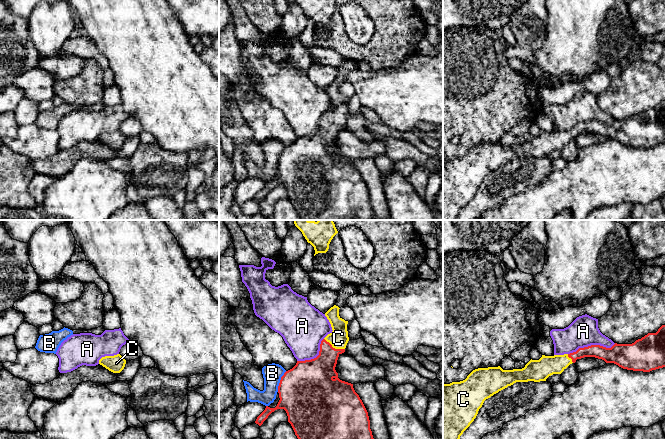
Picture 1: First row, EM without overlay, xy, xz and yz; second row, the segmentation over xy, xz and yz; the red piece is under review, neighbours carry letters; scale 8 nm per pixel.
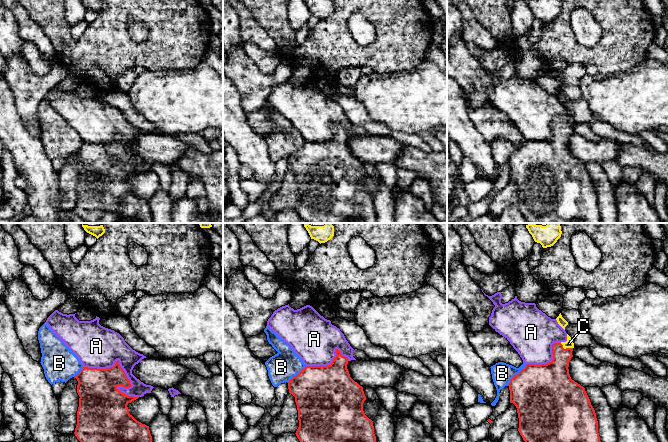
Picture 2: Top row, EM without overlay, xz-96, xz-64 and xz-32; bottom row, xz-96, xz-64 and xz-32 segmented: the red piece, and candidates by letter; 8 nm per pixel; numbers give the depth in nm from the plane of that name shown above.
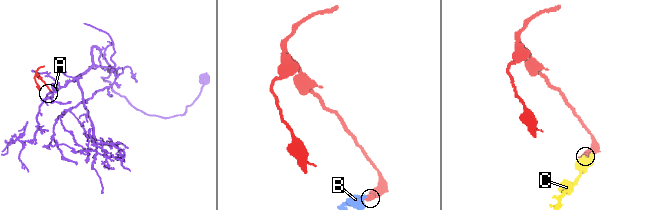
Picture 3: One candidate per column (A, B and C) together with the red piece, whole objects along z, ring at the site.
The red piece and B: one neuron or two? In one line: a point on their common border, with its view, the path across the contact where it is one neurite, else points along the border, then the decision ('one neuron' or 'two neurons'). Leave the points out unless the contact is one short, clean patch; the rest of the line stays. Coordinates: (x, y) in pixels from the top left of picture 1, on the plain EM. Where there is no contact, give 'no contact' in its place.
xz (280, 157) | two neurons

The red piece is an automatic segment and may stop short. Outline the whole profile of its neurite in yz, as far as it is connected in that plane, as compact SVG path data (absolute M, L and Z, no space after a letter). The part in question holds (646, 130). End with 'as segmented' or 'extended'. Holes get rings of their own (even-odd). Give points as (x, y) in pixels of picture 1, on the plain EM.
M665 101L656 109L648 109L632 120L617 120L611 124L591 121L579 124L576 128L564 131L545 132L539 136L530 136L524 144L503 146L500 142L478 144L473 146L465 156L443 160L443 220L457 220L460 212L476 194L484 177L499 167L516 158L540 158L553 150L561 150L570 140L584 133L595 133L606 139L614 139L619 143L633 147L650 148L665 143Z; extended

